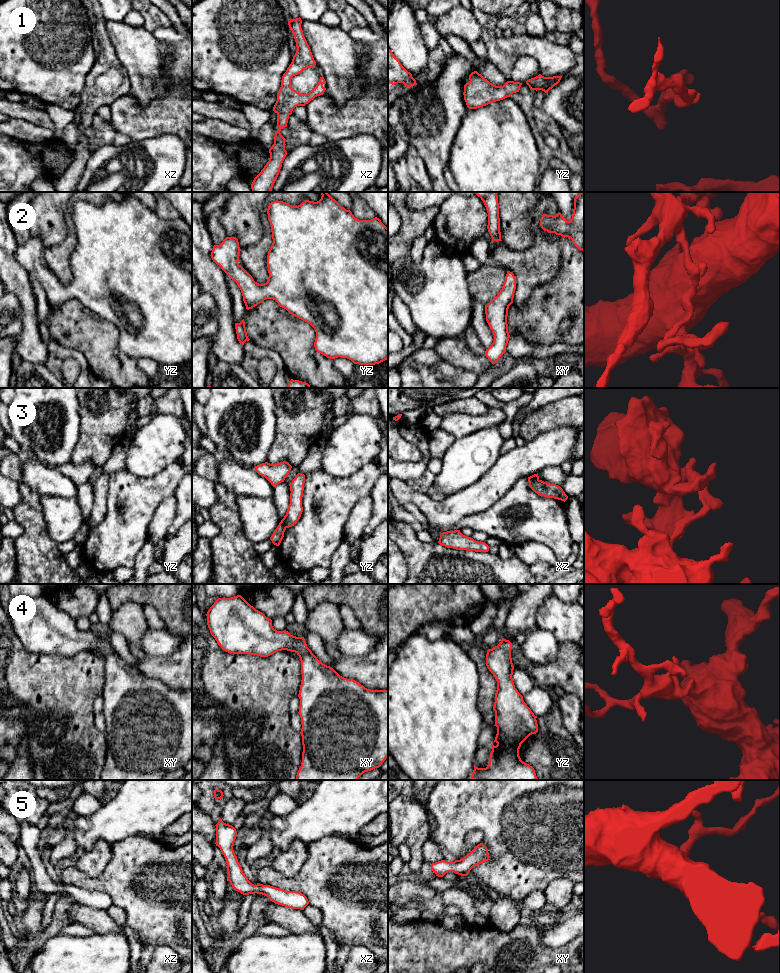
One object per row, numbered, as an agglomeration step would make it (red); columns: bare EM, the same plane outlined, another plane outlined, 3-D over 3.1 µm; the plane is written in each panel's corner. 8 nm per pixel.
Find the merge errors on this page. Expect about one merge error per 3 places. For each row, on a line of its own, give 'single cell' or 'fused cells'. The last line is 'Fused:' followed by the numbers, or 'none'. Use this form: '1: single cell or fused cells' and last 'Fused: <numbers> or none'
1: single cell
2: single cell
3: fused cells
4: single cell
5: single cell
Fused: 3

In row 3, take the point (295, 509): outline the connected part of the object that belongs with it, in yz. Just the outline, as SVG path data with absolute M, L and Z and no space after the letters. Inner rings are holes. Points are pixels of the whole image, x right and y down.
M298 473L289 484L291 491L290 504L288 506L286 515L281 520L286 528L294 526L301 517L301 514L303 512L302 497L304 491L304 483L305 475Z

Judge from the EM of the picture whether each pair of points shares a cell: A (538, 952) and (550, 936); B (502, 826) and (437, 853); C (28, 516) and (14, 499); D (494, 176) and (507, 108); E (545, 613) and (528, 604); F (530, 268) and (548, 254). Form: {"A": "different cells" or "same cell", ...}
{"A": "different cells", "B": "different cells", "C": "different cells", "D": "same cell", "E": "different cells", "F": "same cell"}

